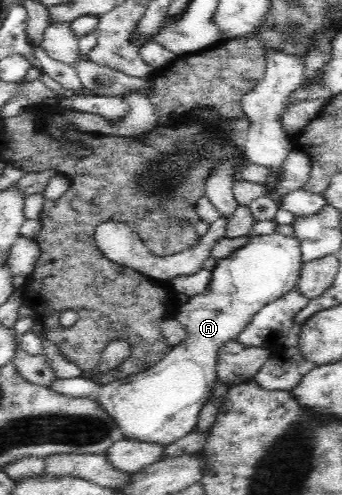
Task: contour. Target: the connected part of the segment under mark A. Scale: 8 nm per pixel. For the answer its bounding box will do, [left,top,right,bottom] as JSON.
[51,230,302,447]

